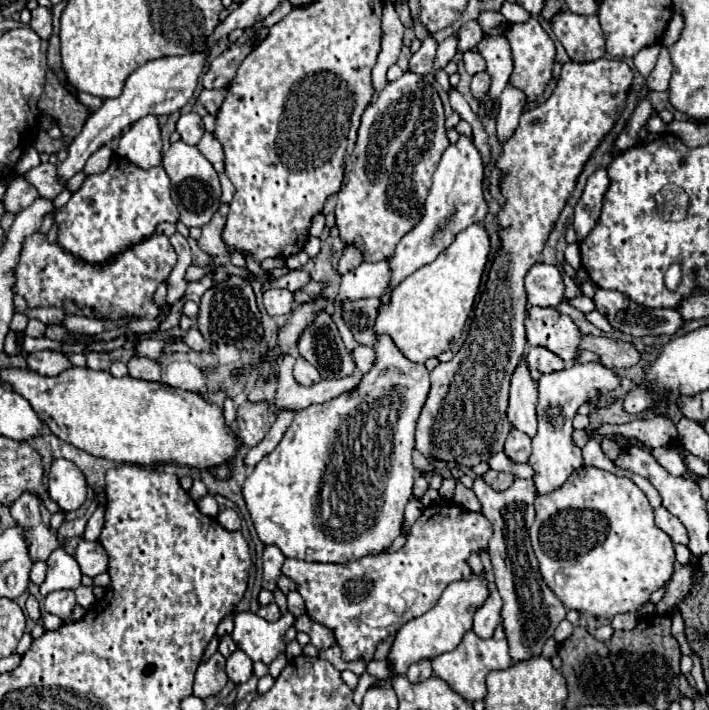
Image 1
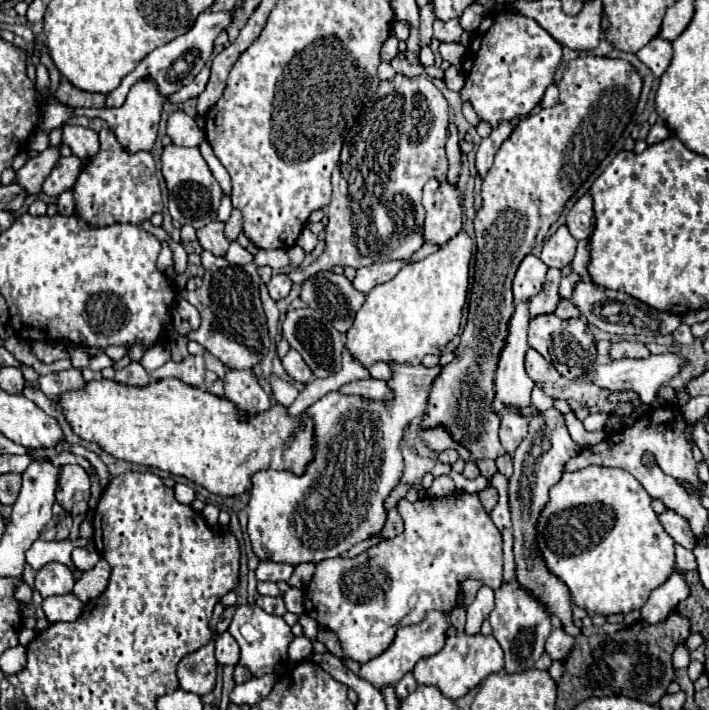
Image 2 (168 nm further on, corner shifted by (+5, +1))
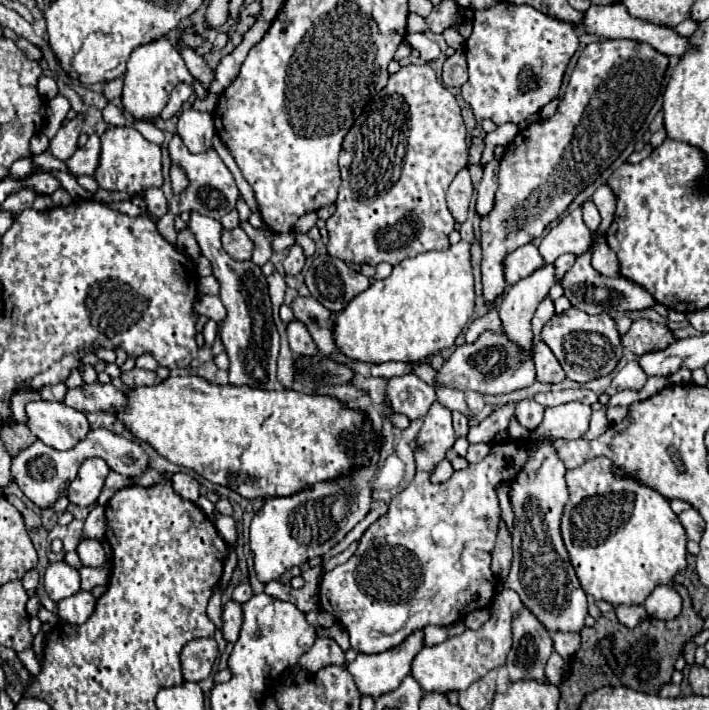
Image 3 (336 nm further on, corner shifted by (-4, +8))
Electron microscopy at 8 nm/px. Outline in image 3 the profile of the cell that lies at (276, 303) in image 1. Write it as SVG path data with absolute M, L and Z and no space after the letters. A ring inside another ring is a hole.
M293 246L289 250L289 256L285 258L283 266L285 266L285 276L297 276L303 270L303 266L305 266L305 254L303 254L303 250L299 246Z

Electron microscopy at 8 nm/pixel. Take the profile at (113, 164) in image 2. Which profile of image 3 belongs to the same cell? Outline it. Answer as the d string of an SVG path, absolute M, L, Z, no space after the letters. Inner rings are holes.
M111 126L101 134L101 158L93 174L101 190L125 192L131 198L139 198L149 188L163 186L163 166L161 166L161 148L145 140L131 126Z

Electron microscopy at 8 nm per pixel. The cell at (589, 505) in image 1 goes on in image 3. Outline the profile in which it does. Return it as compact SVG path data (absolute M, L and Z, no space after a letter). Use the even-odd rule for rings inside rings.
M605 456L567 470L569 502L561 518L561 536L581 588L595 600L643 604L659 584L669 584L687 566L687 536L669 502L639 480L619 474Z

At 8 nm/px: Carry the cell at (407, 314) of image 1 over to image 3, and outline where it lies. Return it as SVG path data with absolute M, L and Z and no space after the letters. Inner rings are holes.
M461 240L447 250L405 258L389 278L373 282L337 314L337 348L351 360L381 364L391 360L417 362L453 344L475 306L469 250L471 244Z

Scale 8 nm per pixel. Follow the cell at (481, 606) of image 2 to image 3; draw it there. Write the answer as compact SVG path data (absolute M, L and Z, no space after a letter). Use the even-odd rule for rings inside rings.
M425 626L425 628L423 628L423 632L425 632L425 644L429 644L429 646L440 644L448 638L446 627Z

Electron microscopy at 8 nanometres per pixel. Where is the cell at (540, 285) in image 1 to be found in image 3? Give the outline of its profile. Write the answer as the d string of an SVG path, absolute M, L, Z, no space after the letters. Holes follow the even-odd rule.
M525 244L505 258L505 280L507 284L517 284L517 280L531 276L537 268L543 268L543 266L545 266L545 260L539 254L537 246Z

